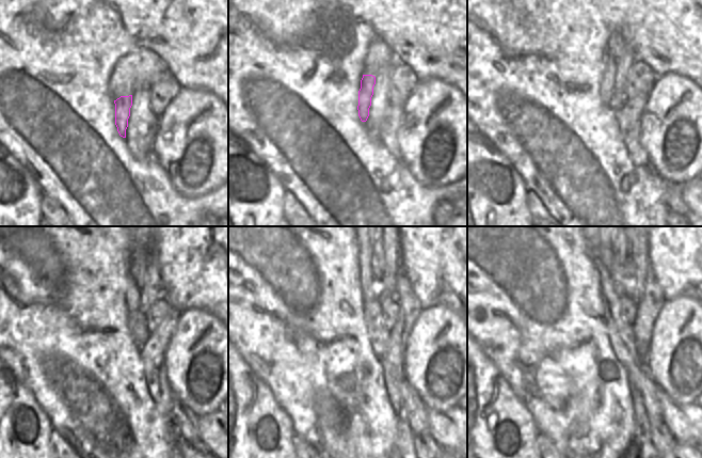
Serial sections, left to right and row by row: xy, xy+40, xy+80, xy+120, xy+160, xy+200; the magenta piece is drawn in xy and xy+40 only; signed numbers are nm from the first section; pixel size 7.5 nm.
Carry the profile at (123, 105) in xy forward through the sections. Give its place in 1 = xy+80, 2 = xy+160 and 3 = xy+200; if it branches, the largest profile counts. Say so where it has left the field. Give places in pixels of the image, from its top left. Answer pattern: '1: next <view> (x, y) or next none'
1: next xy+80 (607, 84)
2: next xy+160 (365, 248)
3: next xy+200 (602, 248)

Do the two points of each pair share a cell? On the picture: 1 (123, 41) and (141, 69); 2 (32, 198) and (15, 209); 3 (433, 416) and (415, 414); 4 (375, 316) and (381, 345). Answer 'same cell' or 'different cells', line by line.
1: different cells
2: same cell
3: different cells
4: same cell

